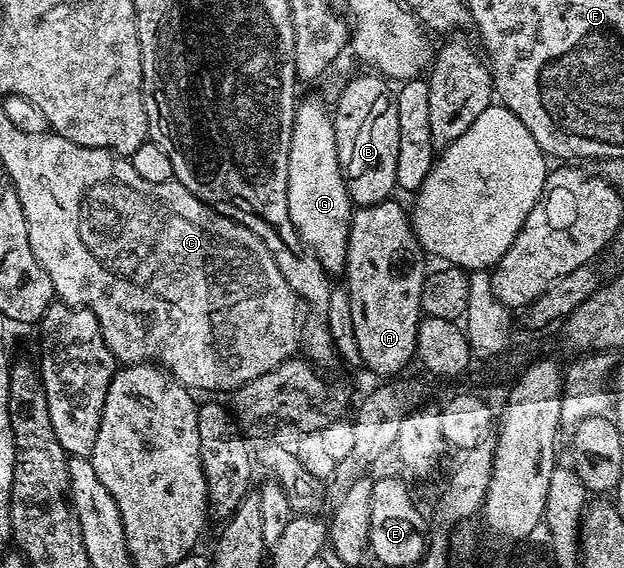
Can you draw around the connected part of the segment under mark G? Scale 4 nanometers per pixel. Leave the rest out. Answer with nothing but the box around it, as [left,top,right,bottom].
[287,99,355,276]

